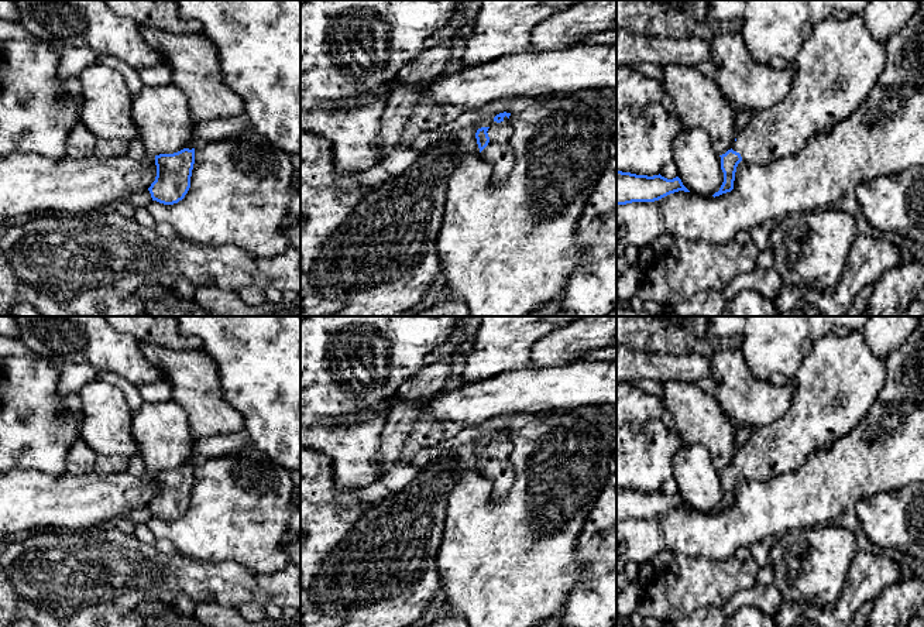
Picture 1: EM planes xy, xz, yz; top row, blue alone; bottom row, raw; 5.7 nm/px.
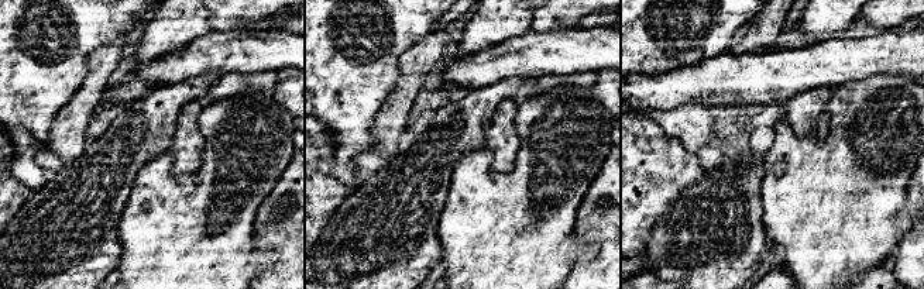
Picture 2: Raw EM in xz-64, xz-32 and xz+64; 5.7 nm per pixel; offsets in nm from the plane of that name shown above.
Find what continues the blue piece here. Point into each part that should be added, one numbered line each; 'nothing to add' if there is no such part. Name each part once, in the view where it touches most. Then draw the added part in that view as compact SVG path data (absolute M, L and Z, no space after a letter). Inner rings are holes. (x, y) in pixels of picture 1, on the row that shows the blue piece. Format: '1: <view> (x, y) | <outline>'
1: xz (498, 153) | M505 116L501 123L492 121L488 129L490 143L480 153L480 157L492 165L492 181L504 184L513 167L513 150L511 147L511 137L513 134L512 124Z

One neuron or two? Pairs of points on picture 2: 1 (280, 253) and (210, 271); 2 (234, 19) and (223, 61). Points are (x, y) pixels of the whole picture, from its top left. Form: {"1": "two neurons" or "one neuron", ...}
{"1": "two neurons", "2": "two neurons"}

